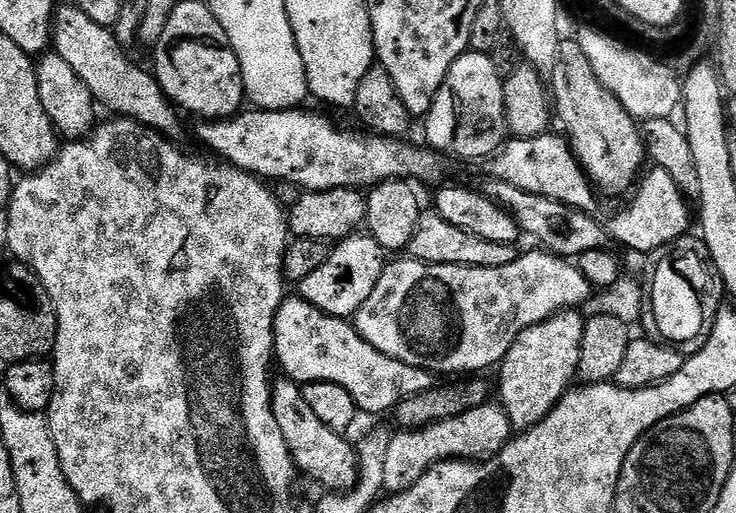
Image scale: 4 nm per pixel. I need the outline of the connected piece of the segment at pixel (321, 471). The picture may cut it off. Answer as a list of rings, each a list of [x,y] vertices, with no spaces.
[[[287,378],[272,380],[272,409],[274,422],[286,438],[288,453],[292,455],[293,465],[300,468],[316,484],[321,484],[332,494],[348,494],[355,487],[359,478],[357,468],[357,449],[341,433],[330,430],[314,415],[314,409],[306,403],[303,387]]]

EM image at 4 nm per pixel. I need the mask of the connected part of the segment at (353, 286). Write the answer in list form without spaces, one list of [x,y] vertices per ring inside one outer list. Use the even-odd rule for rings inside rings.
[[[372,235],[347,236],[329,251],[326,263],[318,266],[318,270],[314,270],[310,278],[299,284],[298,294],[306,302],[310,302],[310,306],[316,306],[326,314],[355,317],[366,298],[374,294],[374,286],[378,286],[378,278],[382,278],[385,263],[386,251]]]

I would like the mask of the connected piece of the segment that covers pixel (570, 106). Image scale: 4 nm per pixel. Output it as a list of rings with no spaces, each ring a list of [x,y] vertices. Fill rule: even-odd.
[[[561,39],[558,62],[550,73],[550,95],[554,105],[555,119],[559,123],[560,120],[564,123],[563,135],[571,144],[572,153],[576,155],[578,163],[584,167],[588,179],[603,195],[605,192],[608,196],[626,195],[625,197],[627,197],[637,187],[642,176],[642,169],[646,164],[642,128],[638,121],[628,113],[626,106],[622,106],[622,102],[618,102],[618,98],[614,98],[614,94],[610,94],[610,90],[606,90],[606,86],[602,86],[602,82],[598,82],[598,78],[590,66],[590,61],[587,60],[586,54],[582,54],[579,39]]]

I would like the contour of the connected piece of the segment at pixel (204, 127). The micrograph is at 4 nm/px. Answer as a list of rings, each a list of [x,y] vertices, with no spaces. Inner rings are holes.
[[[289,108],[287,112],[265,112],[263,110],[241,111],[229,120],[210,120],[197,123],[196,136],[212,152],[217,152],[221,161],[233,168],[240,168],[251,176],[263,178],[268,182],[294,182],[302,190],[321,192],[335,188],[354,188],[371,190],[388,180],[421,180],[424,184],[439,185],[444,176],[444,164],[441,153],[395,136],[377,136],[367,131],[347,132],[339,128],[332,120],[319,116],[316,112],[304,112],[300,108]]]

